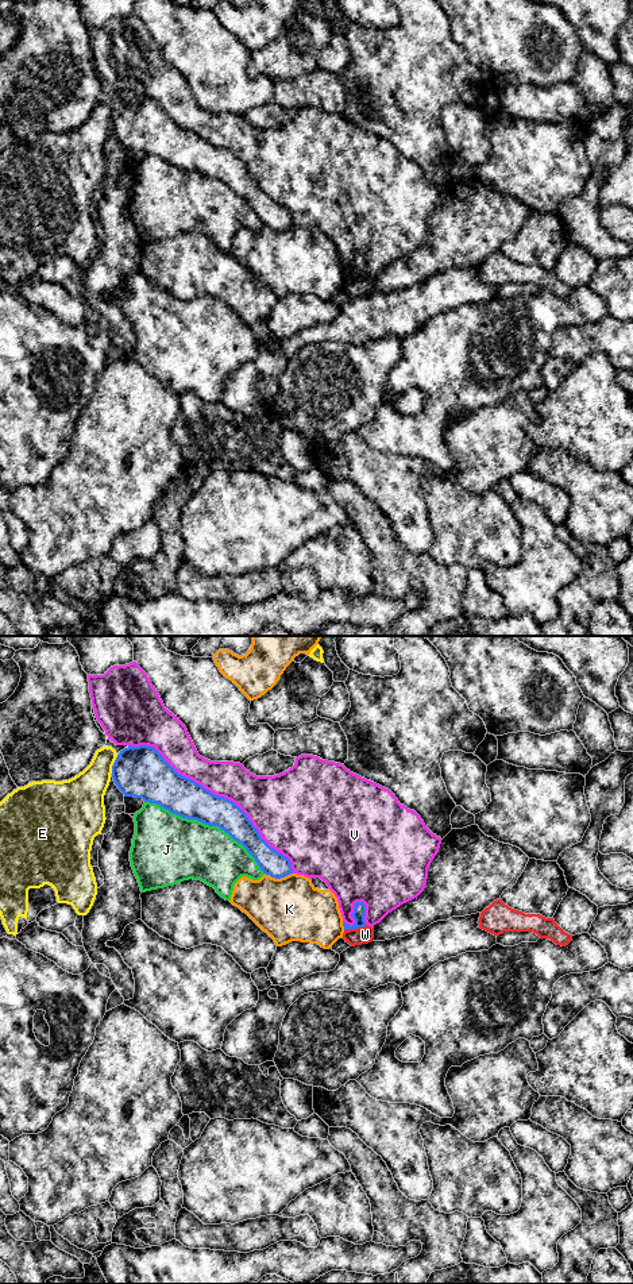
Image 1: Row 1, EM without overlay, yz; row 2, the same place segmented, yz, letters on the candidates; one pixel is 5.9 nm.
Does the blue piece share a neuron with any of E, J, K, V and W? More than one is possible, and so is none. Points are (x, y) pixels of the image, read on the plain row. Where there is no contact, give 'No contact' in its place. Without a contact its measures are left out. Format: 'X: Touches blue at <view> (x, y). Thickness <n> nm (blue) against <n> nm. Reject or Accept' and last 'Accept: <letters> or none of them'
E: Touches blue at yz (114, 116). Thickness 300 nm (blue) against 240 nm. Reject
J: Touches blue at yz (208, 176). Thickness 220 nm (blue) against 380 nm. Reject
K: Touches blue at yz (278, 230). Thickness 150 nm (blue) against 380 nm. Reject
V: Touches blue at yz (219, 149). Thickness 220 nm (blue) against 260 nm. Reject
W: Touches blue at yz (355, 280). Thickness 80 nm (blue) against 100 nm. Reject
Accept: none of them

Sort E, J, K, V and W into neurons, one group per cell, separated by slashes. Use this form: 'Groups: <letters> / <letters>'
Groups: E / J / K / V / W

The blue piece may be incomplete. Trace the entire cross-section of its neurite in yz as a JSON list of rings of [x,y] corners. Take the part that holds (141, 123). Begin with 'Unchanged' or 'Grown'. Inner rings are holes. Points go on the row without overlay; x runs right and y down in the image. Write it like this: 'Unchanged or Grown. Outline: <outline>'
Unchanged. Outline: [[[128,97],[120,103],[112,130],[124,149],[142,150],[182,170],[219,178],[247,201],[263,225],[275,231],[293,225],[290,212],[260,189],[238,157],[180,127],[154,99]]]

